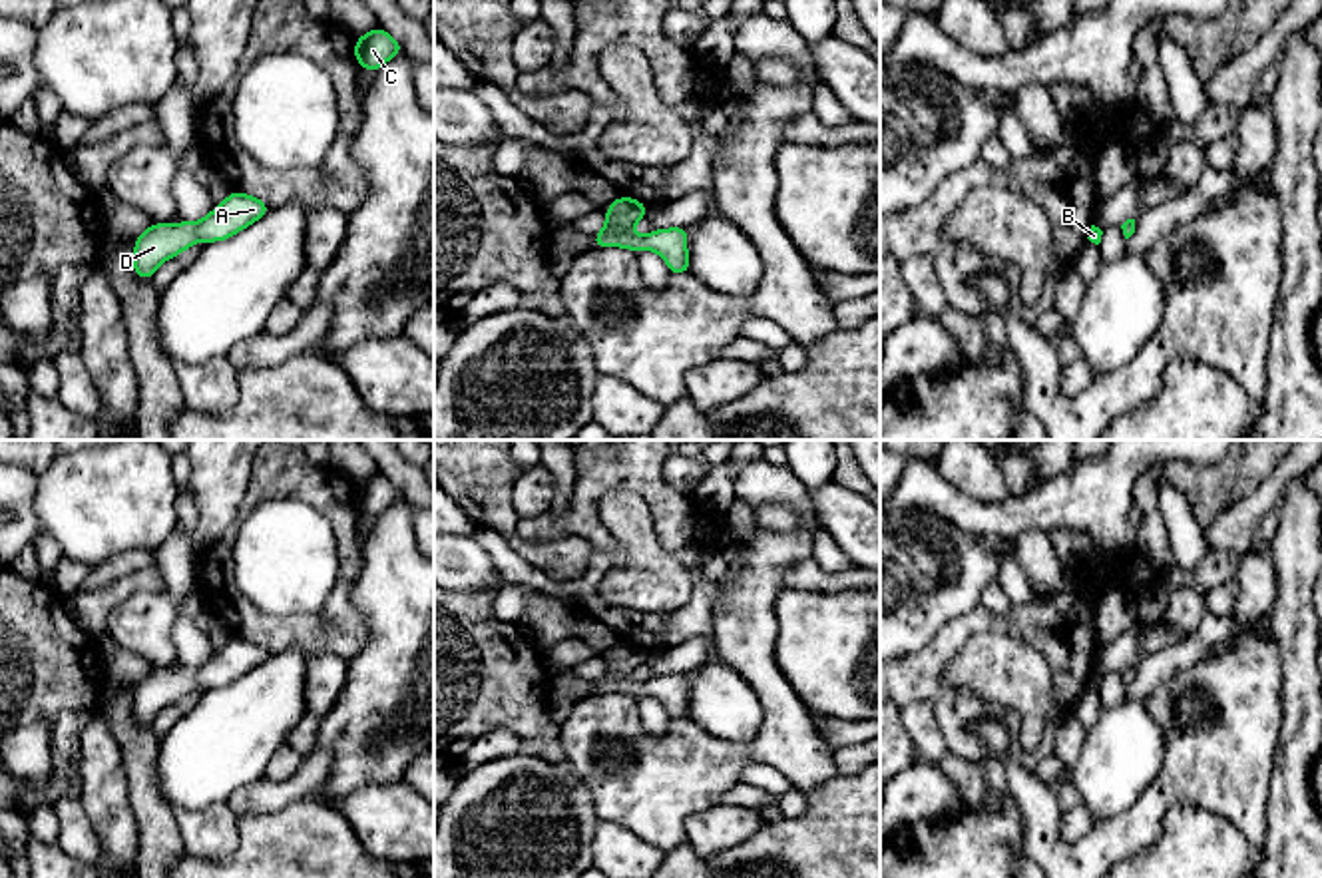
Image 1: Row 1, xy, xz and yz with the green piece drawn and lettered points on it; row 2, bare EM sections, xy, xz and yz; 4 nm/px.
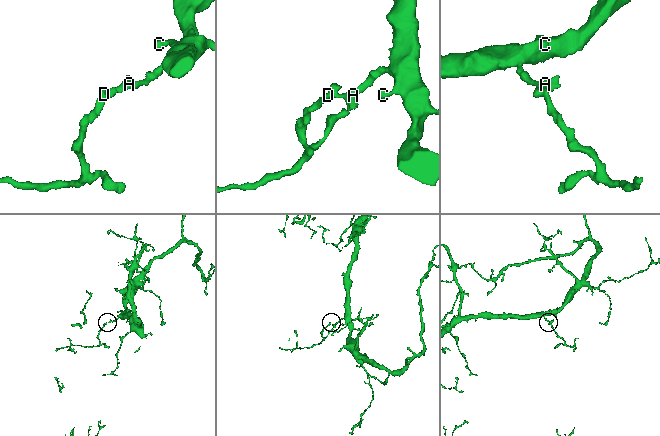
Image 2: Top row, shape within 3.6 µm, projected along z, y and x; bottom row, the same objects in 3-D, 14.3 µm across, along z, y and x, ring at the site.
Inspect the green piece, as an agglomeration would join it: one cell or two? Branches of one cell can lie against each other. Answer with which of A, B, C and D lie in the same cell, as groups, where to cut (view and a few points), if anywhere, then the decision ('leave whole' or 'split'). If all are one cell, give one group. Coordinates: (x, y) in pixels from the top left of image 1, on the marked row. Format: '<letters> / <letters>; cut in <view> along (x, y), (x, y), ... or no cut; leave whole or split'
A B C D; no cut; leave whole

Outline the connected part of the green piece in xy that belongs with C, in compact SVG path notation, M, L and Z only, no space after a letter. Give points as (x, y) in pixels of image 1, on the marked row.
M380 26L354 42L358 66L374 74L396 54L404 54L402 44Z

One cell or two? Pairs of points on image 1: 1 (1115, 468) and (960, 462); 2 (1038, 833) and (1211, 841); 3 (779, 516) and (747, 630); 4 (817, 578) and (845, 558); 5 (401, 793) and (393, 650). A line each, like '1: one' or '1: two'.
1: two
2: two
3: two
4: two
5: two

